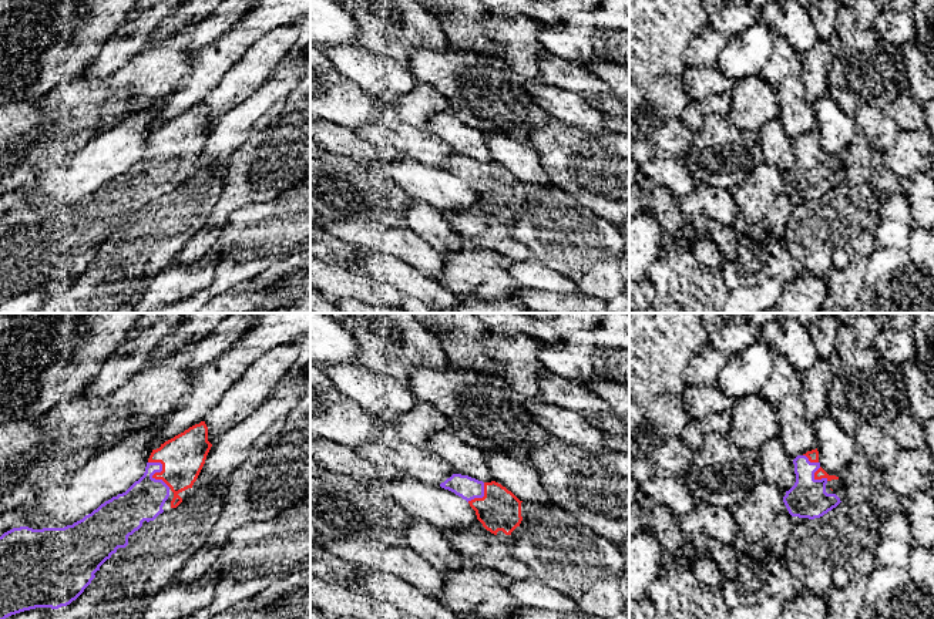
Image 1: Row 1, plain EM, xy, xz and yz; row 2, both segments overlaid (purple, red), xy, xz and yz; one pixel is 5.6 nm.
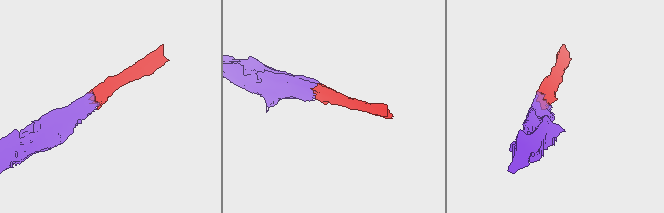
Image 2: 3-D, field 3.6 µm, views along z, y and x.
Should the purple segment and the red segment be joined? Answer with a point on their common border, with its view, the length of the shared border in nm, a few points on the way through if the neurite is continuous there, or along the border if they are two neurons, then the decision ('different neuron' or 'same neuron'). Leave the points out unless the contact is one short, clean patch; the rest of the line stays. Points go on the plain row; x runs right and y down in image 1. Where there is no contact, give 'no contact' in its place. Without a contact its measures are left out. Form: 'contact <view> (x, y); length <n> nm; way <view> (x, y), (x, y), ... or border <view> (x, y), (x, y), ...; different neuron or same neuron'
contact xy (157, 152); length 200 nm; way xy (143, 182), (157, 152), (174, 147), (182, 138); same neuron

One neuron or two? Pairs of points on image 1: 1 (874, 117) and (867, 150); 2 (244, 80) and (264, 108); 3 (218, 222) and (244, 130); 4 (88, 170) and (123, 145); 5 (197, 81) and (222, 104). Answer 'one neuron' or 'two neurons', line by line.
1: two neurons
2: two neurons
3: two neurons
4: one neuron
5: two neurons

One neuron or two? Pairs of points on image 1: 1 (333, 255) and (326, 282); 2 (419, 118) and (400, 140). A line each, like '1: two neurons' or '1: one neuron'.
1: two neurons
2: two neurons

